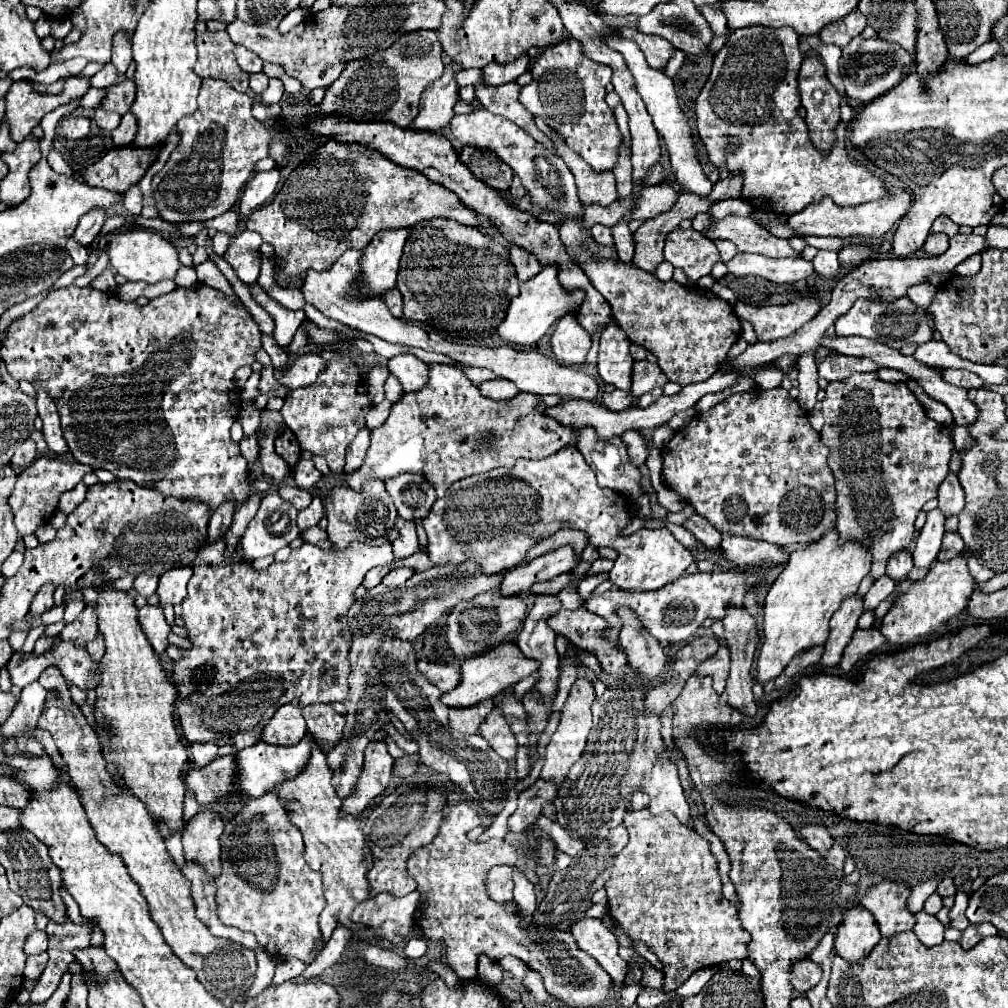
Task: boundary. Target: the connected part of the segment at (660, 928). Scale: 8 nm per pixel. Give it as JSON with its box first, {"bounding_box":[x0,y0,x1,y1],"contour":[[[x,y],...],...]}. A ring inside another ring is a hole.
{"bounding_box":[605,810,751,990],"contour":[[[649,810],[627,812],[623,824],[629,832],[629,844],[615,856],[611,878],[605,884],[609,912],[615,922],[627,930],[631,942],[641,940],[657,954],[663,964],[663,990],[677,990],[693,972],[701,968],[749,958],[747,944],[751,938],[737,918],[737,908],[723,898],[717,860],[711,854],[709,842],[693,828],[683,826],[671,812],[663,812],[659,816],[653,816]]]}

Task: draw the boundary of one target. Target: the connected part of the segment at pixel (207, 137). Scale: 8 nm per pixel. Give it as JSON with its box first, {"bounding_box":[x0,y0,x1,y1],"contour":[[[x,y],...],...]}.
{"bounding_box":[153,78,271,222],"contour":[[[205,78],[197,96],[195,114],[181,118],[177,128],[181,140],[167,164],[153,176],[159,216],[169,222],[211,220],[227,212],[251,180],[257,160],[267,158],[271,132],[251,114],[251,96],[233,90],[227,82]]]}

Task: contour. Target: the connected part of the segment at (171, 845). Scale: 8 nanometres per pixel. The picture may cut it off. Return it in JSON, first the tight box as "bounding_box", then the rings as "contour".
{"bounding_box":[167,832,183,870],"contour":[[[175,832],[175,834],[171,834],[169,836],[169,840],[167,840],[167,850],[169,850],[169,856],[173,858],[173,862],[175,862],[175,866],[181,870],[183,868],[183,850],[181,850],[181,832]]]}

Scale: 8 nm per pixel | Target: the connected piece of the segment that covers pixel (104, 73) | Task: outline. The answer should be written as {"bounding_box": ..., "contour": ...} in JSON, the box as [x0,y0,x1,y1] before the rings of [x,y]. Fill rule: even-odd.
{"bounding_box":[91,62,125,88],"contour":[[[109,62],[109,64],[105,64],[105,68],[101,72],[97,72],[91,78],[91,86],[95,86],[95,88],[107,88],[107,86],[123,82],[123,80],[125,80],[125,76],[119,76],[115,66],[111,66],[111,62]]]}

